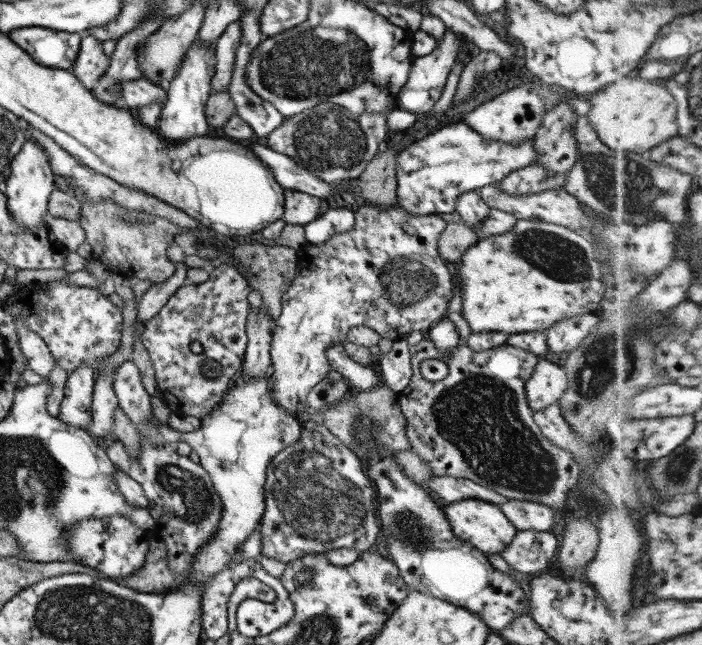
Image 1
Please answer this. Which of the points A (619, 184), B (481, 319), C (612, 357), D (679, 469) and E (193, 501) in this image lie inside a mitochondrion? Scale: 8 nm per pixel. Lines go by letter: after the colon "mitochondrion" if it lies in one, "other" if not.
A: mitochondrion
B: other
C: mitochondrion
D: mitochondrion
E: mitochondrion

